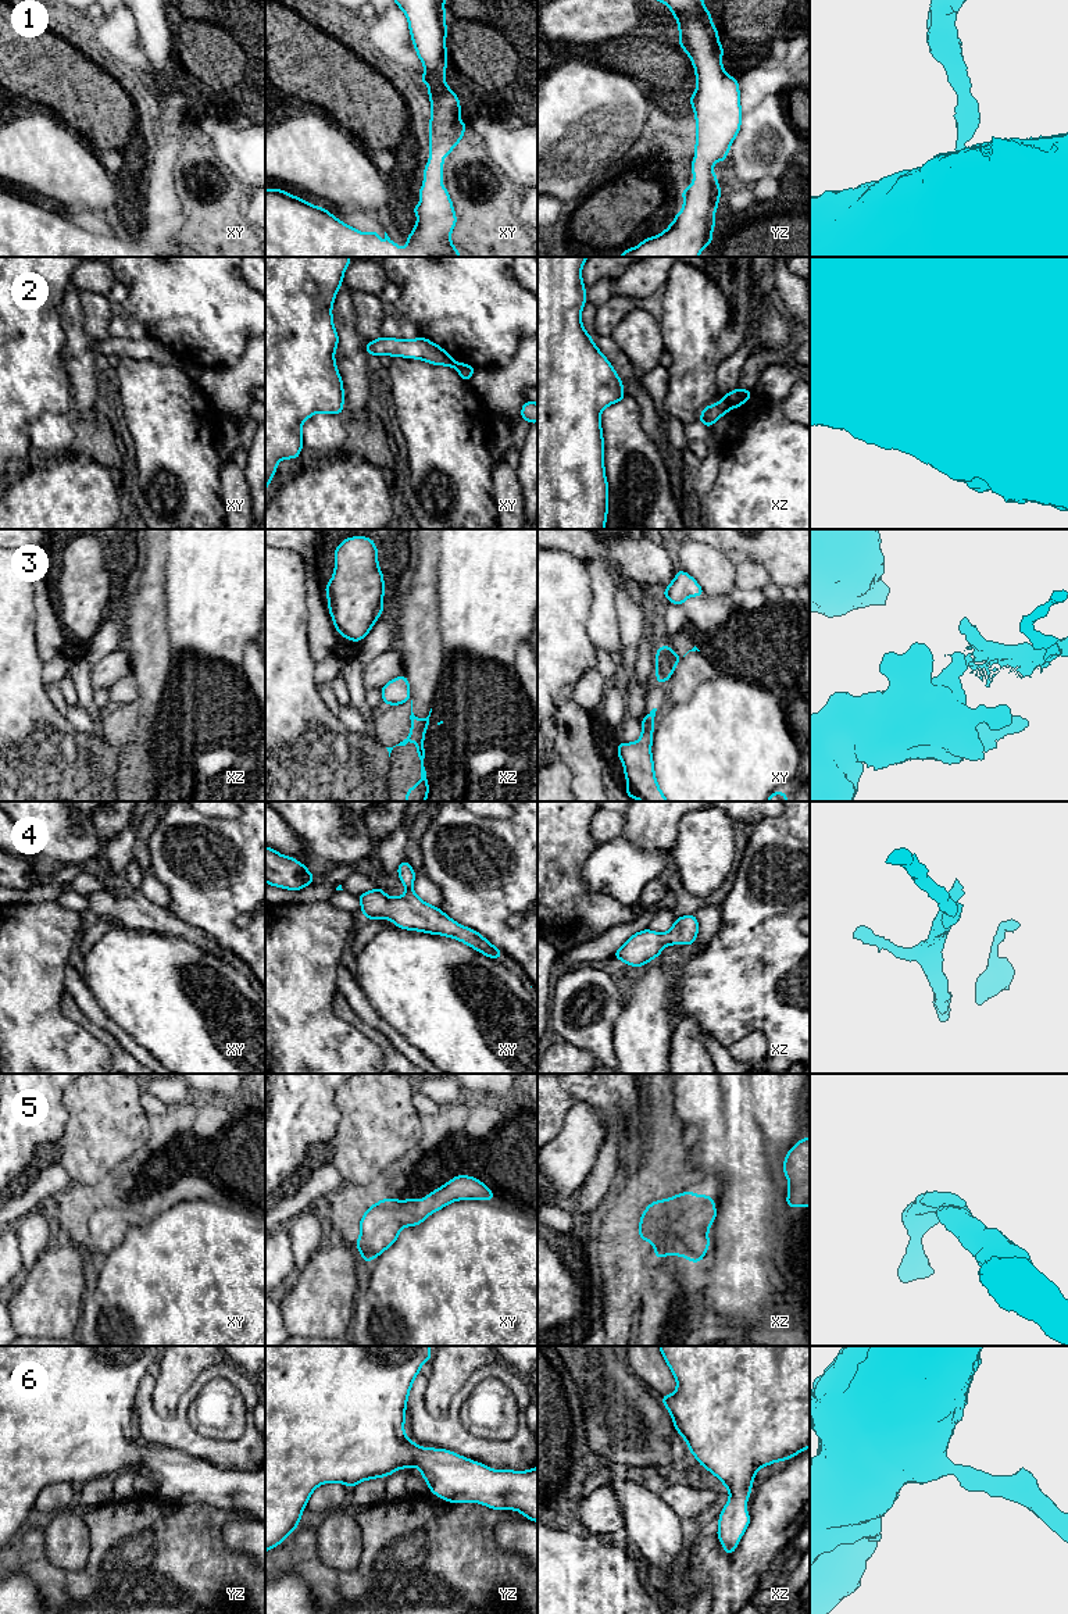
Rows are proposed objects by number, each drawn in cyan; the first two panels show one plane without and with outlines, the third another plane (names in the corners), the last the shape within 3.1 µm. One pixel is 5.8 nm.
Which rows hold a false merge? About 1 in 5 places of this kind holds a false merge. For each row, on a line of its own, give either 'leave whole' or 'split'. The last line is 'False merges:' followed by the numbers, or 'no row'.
1: leave whole
2: split
3: split
4: leave whole
5: leave whole
6: leave whole
False merges: 2, 3

